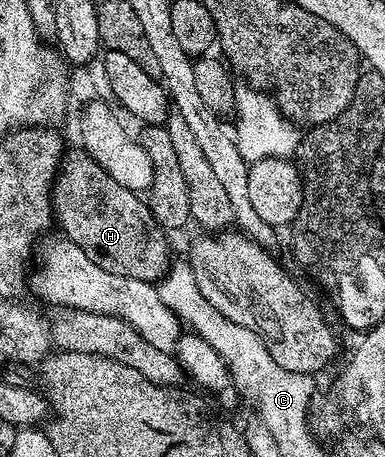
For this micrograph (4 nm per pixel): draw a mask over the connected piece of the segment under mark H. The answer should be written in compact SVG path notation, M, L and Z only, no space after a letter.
M82 148L67 149L60 159L58 175L52 183L52 218L56 226L66 233L63 235L75 242L84 256L92 260L92 264L100 264L104 272L116 272L116 276L132 276L132 280L157 284L170 271L172 257L170 258L170 250L166 247L167 235L155 225L149 205L140 199L142 198L137 193L112 180L112 176Z

